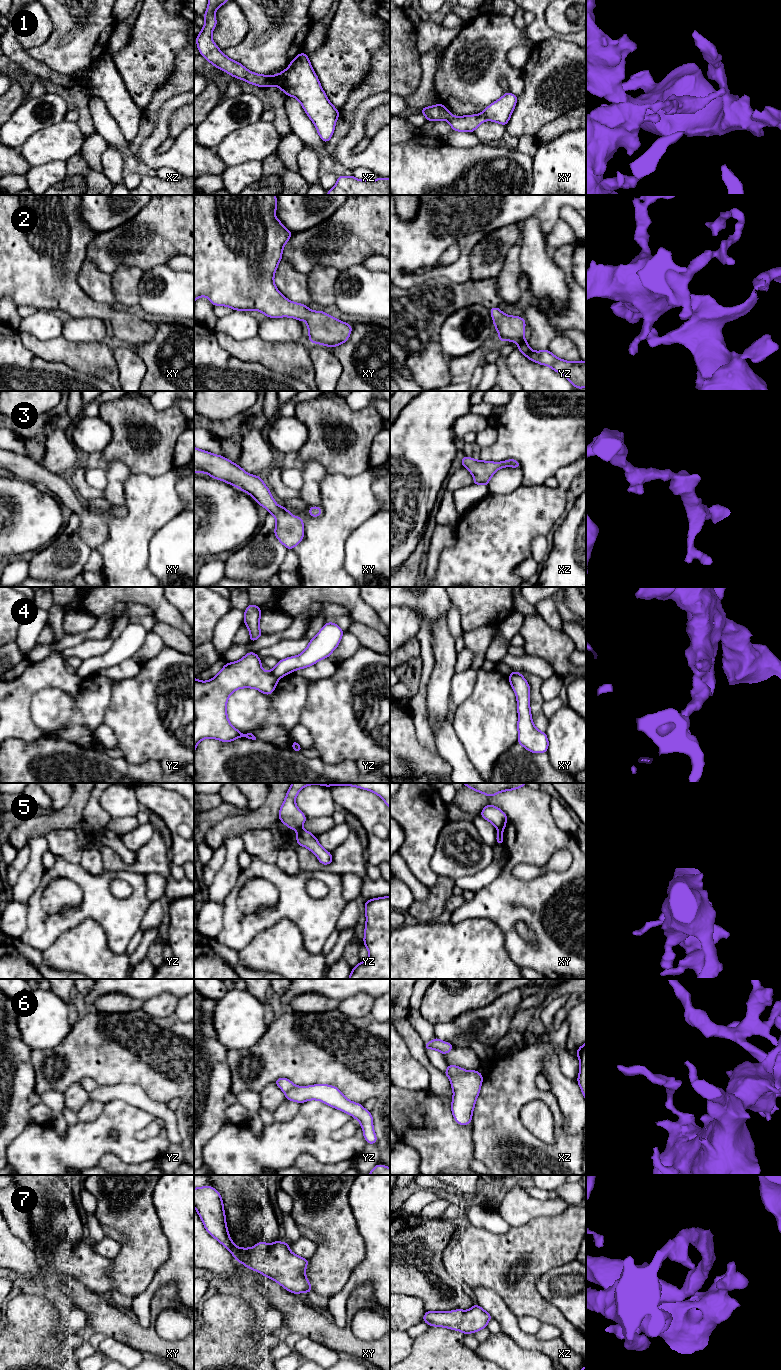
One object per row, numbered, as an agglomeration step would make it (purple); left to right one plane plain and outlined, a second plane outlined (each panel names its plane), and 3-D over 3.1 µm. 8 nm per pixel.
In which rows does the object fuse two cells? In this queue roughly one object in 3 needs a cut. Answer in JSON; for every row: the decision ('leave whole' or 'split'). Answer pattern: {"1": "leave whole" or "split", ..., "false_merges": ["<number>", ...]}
{"1": "split", "2": "leave whole", "3": "leave whole", "4": "split", "5": "split", "6": "split", "7": "leave whole", "false_merges": ["1", "4", "5", "6"]}

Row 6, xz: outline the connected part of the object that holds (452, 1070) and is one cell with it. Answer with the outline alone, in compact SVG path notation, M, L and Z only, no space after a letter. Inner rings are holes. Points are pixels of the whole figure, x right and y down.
M448 1064L447 1070L443 1073L450 1079L453 1076L456 1076L465 1072L467 1072L467 1070L455 1065Z

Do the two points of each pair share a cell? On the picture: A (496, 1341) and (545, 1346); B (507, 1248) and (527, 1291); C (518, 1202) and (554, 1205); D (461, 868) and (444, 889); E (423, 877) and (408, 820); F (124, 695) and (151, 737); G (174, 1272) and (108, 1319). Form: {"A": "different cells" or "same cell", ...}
{"A": "different cells", "B": "same cell", "C": "same cell", "D": "different cells", "E": "same cell", "F": "same cell", "G": "different cells"}

